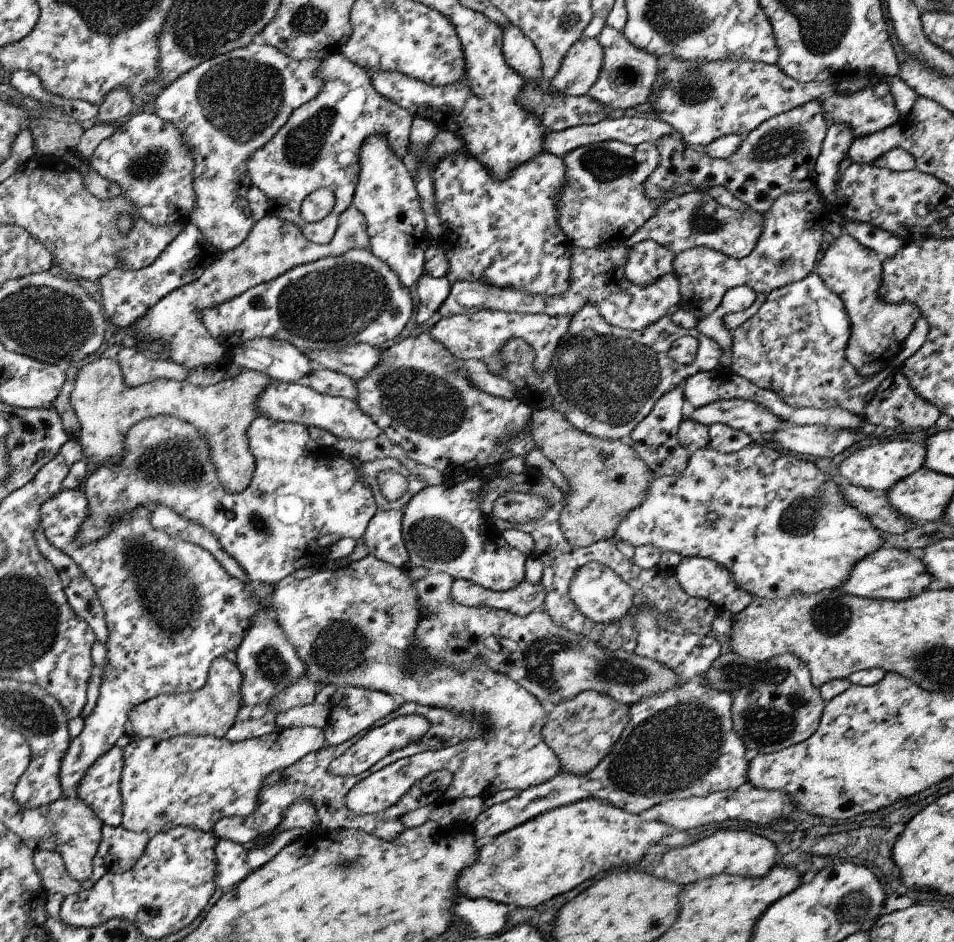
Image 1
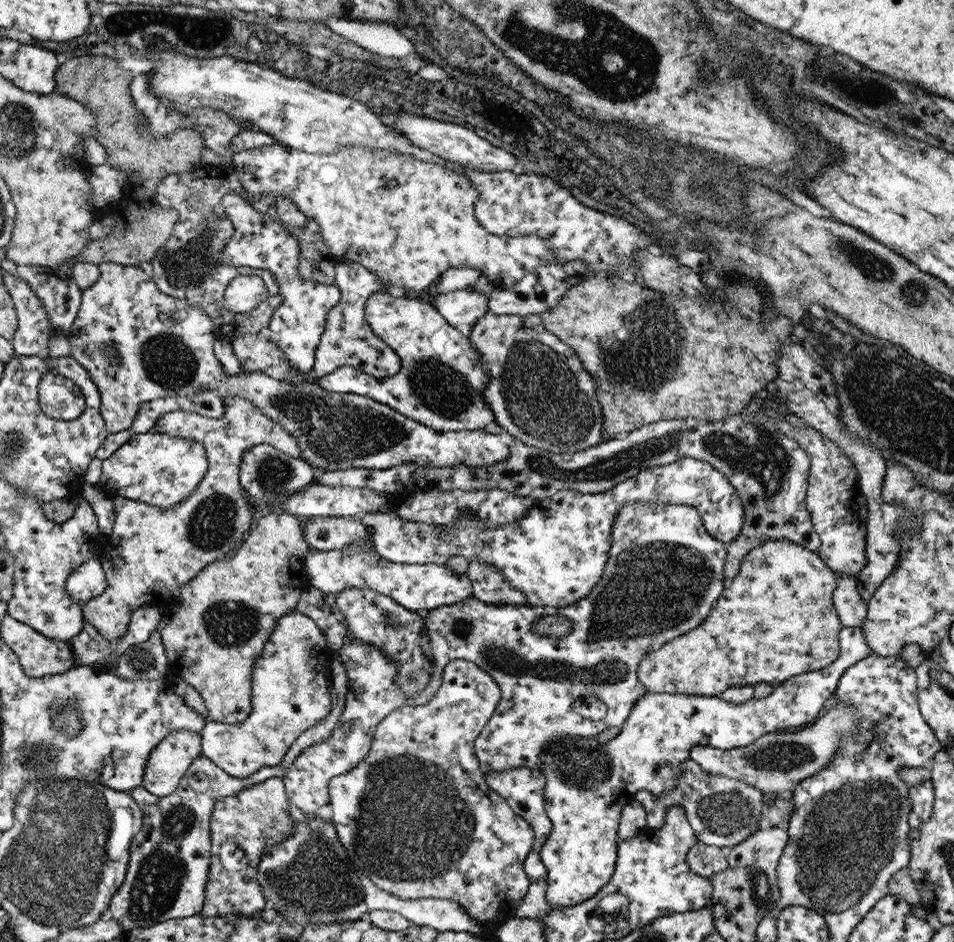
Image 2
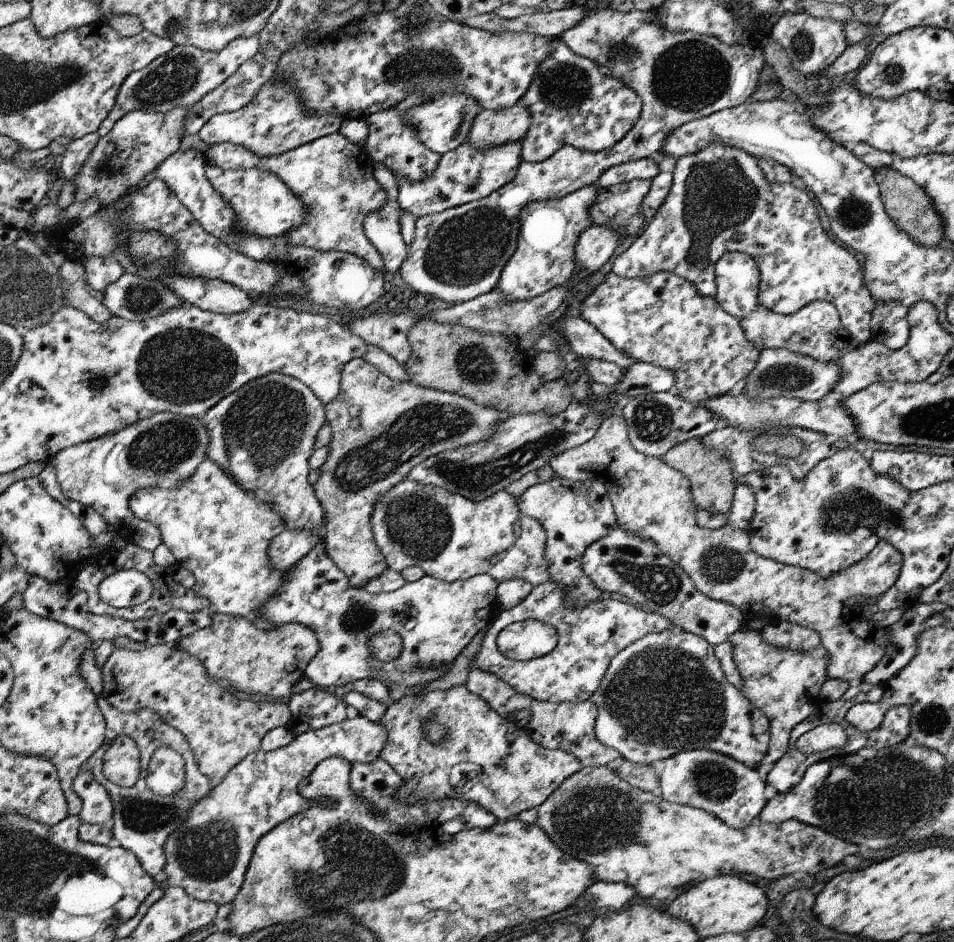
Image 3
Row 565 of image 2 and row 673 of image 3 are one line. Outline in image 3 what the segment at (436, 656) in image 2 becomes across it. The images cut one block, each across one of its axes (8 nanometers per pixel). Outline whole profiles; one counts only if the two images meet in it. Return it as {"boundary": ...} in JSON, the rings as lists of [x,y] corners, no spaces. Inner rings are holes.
{"boundary":[[[674,625],[669,630],[663,630],[663,632],[645,634],[639,640],[635,640],[635,642],[631,642],[625,648],[619,650],[611,658],[609,666],[603,674],[603,679],[600,680],[599,686],[589,696],[588,700],[597,709],[597,716],[594,723],[595,738],[601,744],[614,748],[623,759],[632,763],[654,764],[658,766],[660,761],[669,758],[669,756],[675,756],[675,753],[683,752],[684,750],[695,750],[696,748],[707,748],[707,750],[723,754],[723,756],[734,758],[737,762],[741,762],[741,764],[747,766],[747,768],[755,769],[755,766],[761,762],[763,754],[765,754],[768,748],[768,737],[771,734],[771,727],[767,717],[760,710],[751,706],[751,703],[743,696],[740,689],[733,688],[727,682],[725,675],[721,672],[719,661],[715,658],[713,647],[707,644],[706,640],[703,640],[701,636],[691,634],[691,632],[685,632]]]}

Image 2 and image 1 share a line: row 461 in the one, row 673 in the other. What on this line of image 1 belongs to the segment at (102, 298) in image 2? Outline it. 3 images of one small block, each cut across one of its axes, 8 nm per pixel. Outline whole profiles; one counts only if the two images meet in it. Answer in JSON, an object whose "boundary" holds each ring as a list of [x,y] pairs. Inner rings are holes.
{"boundary":[[[371,554],[365,555],[359,560],[351,561],[343,567],[334,570],[326,569],[322,571],[320,569],[317,570],[315,567],[315,572],[304,579],[295,579],[291,576],[286,576],[285,579],[282,579],[281,582],[273,587],[273,594],[271,594],[271,608],[273,608],[273,612],[271,614],[276,620],[276,623],[282,627],[282,631],[289,638],[290,643],[298,652],[298,656],[302,658],[303,664],[307,666],[306,676],[309,677],[310,680],[315,680],[315,682],[319,682],[319,684],[333,684],[333,686],[336,687],[347,685],[373,691],[382,691],[391,696],[399,694],[399,696],[403,697],[405,702],[411,701],[423,706],[430,706],[432,709],[440,709],[442,712],[468,714],[469,716],[473,716],[473,718],[483,726],[483,732],[480,733],[480,736],[472,737],[471,740],[459,741],[457,744],[446,747],[445,749],[423,751],[422,753],[417,753],[410,757],[401,758],[384,766],[380,770],[370,773],[369,776],[355,783],[354,786],[350,788],[350,792],[346,795],[345,799],[345,805],[350,810],[351,815],[361,816],[361,814],[377,814],[377,812],[384,812],[389,806],[397,804],[403,794],[408,794],[407,791],[415,784],[415,782],[419,782],[421,778],[425,778],[427,774],[431,774],[431,772],[435,771],[449,771],[452,775],[451,784],[447,786],[445,792],[447,801],[475,796],[479,796],[484,800],[489,798],[489,796],[493,796],[495,792],[501,792],[502,790],[522,791],[527,787],[543,784],[546,780],[551,780],[555,774],[559,774],[559,771],[563,770],[560,762],[557,760],[555,754],[553,754],[553,751],[543,742],[543,740],[541,740],[541,726],[544,724],[546,713],[543,711],[543,708],[541,708],[541,705],[537,700],[535,700],[534,696],[531,696],[526,690],[523,690],[521,686],[515,684],[513,680],[509,680],[505,674],[493,672],[493,670],[491,670],[489,666],[485,666],[485,664],[480,667],[473,665],[469,670],[459,672],[453,670],[453,668],[447,668],[447,666],[439,664],[437,660],[433,660],[433,658],[429,658],[429,656],[424,656],[421,660],[417,660],[415,664],[409,660],[409,656],[411,656],[409,652],[411,652],[413,648],[417,648],[417,642],[415,642],[415,636],[413,636],[416,623],[418,622],[417,603],[418,599],[417,594],[415,594],[413,581],[410,580],[407,575],[403,574],[401,568],[395,568],[394,566],[391,566],[391,564],[387,564],[386,562],[383,562],[383,560],[371,556]]]}

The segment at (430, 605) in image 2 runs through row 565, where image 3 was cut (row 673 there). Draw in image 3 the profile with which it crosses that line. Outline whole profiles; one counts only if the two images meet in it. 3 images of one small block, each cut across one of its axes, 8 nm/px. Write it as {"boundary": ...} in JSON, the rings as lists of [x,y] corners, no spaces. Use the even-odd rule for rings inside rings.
{"boundary":[[[281,371],[269,373],[258,379],[243,384],[237,391],[214,404],[209,411],[200,416],[203,426],[208,430],[209,446],[206,458],[214,461],[227,476],[232,477],[245,492],[255,493],[263,502],[269,502],[271,508],[283,517],[285,530],[311,530],[319,536],[317,544],[309,550],[301,560],[283,571],[283,583],[275,596],[257,608],[257,616],[261,614],[269,624],[279,625],[289,622],[305,624],[318,634],[319,652],[310,660],[305,668],[305,678],[320,689],[332,690],[337,686],[345,687],[359,679],[373,679],[382,682],[388,690],[390,703],[397,702],[407,694],[421,694],[425,686],[441,677],[446,671],[439,666],[450,666],[454,658],[471,637],[485,628],[491,618],[501,610],[496,605],[496,588],[498,582],[487,574],[471,576],[465,580],[443,582],[433,576],[423,575],[418,580],[406,582],[393,592],[371,594],[364,588],[351,588],[346,573],[338,569],[338,565],[327,556],[322,534],[325,531],[325,515],[314,489],[307,484],[307,465],[311,456],[311,446],[315,442],[317,430],[325,424],[326,406],[322,401],[295,377],[284,375]],[[391,630],[401,638],[401,652],[395,660],[379,662],[370,653],[369,642],[377,632]]]}

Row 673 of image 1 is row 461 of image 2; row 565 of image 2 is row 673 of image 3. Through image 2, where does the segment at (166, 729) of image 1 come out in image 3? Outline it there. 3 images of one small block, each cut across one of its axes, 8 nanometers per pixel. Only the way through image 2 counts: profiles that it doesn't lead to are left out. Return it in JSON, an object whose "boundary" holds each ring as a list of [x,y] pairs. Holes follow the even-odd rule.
{"boundary":[[[153,645],[145,647],[142,650],[126,650],[124,648],[114,648],[110,655],[106,658],[102,665],[102,692],[100,693],[101,699],[105,699],[107,704],[114,706],[116,709],[120,709],[122,712],[135,712],[141,710],[141,708],[149,708],[149,710],[155,712],[165,724],[169,724],[175,730],[178,730],[184,737],[186,737],[187,744],[191,747],[191,752],[194,753],[194,760],[198,763],[199,772],[203,773],[203,776],[207,778],[213,778],[213,782],[222,782],[227,772],[235,766],[235,764],[241,762],[243,758],[249,755],[251,752],[255,752],[261,748],[262,739],[265,738],[271,730],[277,727],[285,727],[287,723],[292,721],[290,716],[290,709],[288,704],[283,704],[279,701],[263,701],[255,702],[255,700],[241,700],[237,698],[233,692],[227,692],[223,686],[219,686],[216,680],[211,680],[210,676],[207,676],[205,665],[196,656],[191,656],[191,653],[181,652],[181,650],[175,650],[173,645]]]}

